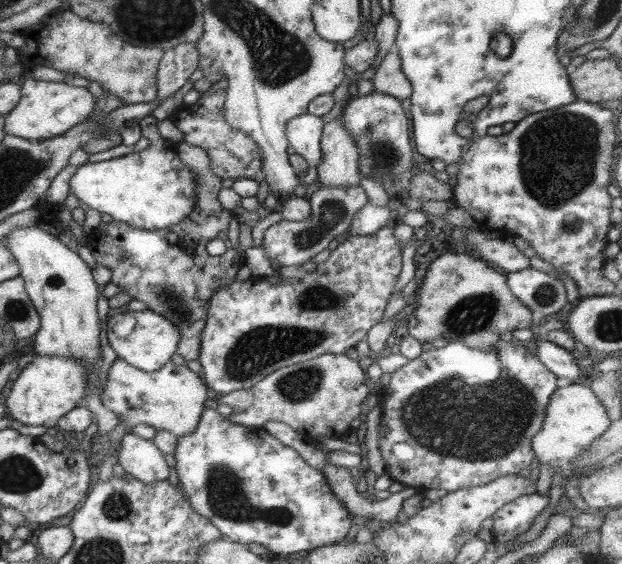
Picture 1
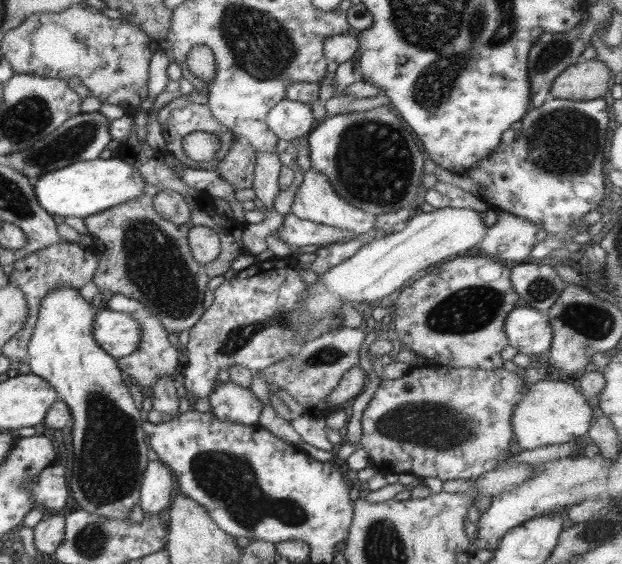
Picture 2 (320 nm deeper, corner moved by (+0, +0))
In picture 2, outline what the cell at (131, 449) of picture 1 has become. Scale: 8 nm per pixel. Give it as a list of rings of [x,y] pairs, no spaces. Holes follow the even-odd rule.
[[[149,461],[143,474],[139,500],[145,515],[158,515],[169,507],[174,477],[162,461]]]

